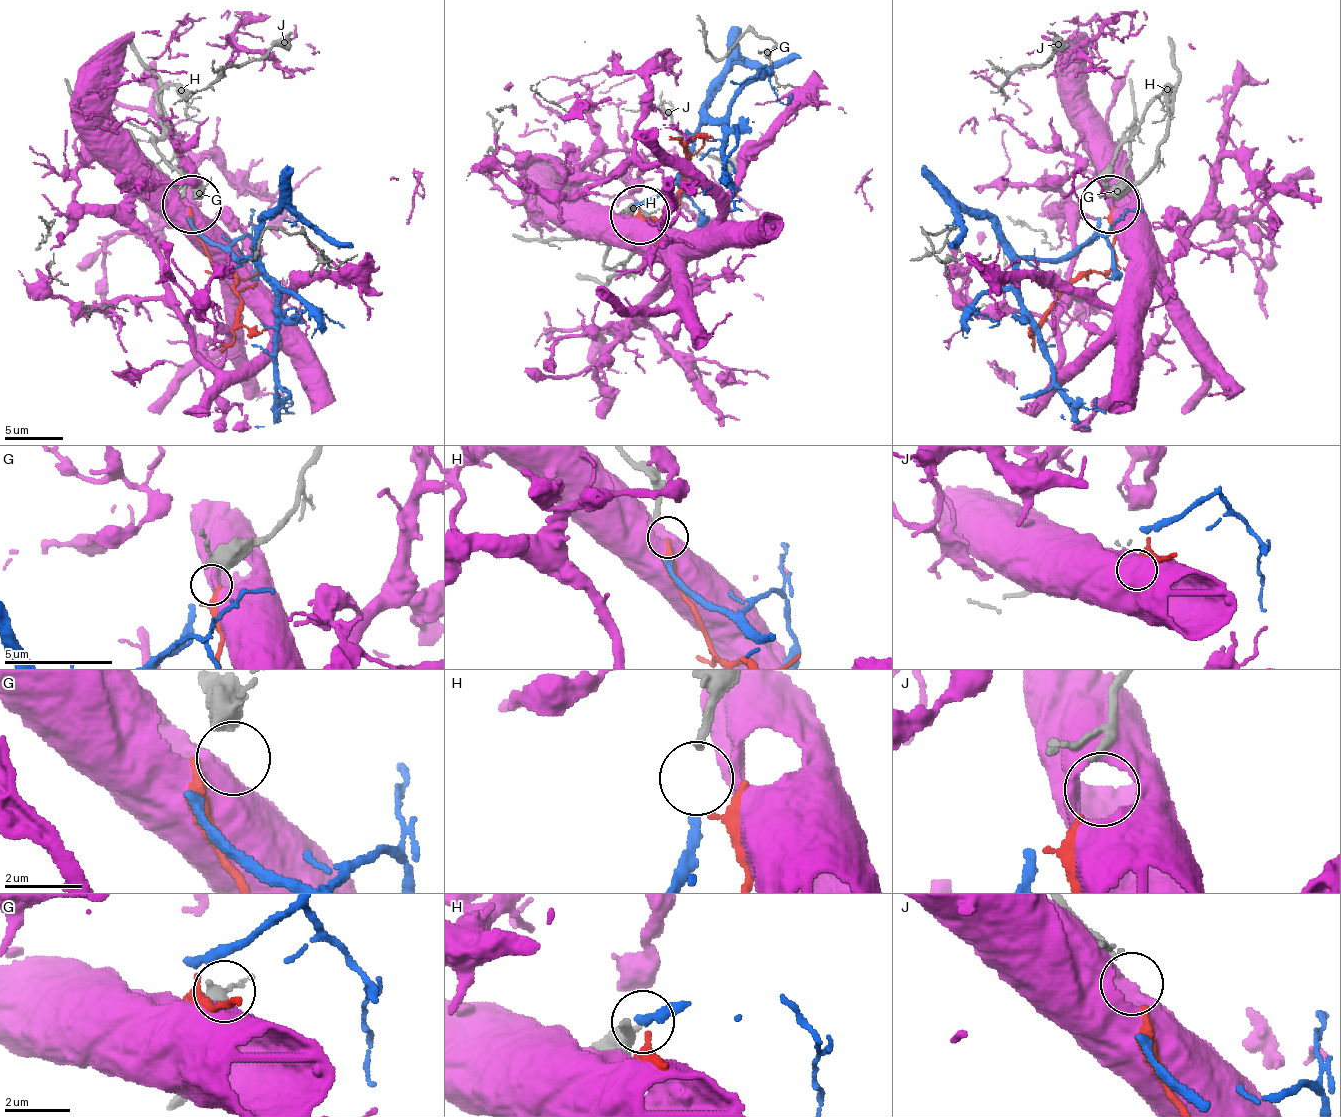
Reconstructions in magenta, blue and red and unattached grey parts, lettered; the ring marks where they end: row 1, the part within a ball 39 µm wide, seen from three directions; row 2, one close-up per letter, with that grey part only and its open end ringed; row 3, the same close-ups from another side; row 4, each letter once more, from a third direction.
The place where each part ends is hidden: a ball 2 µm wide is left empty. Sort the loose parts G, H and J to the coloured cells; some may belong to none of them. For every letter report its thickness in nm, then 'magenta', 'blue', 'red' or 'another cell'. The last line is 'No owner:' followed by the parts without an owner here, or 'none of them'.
G: calibre 440 nm; another cell
H: calibre 240 nm; blue
J: calibre 150 nm; red
No owner: G

